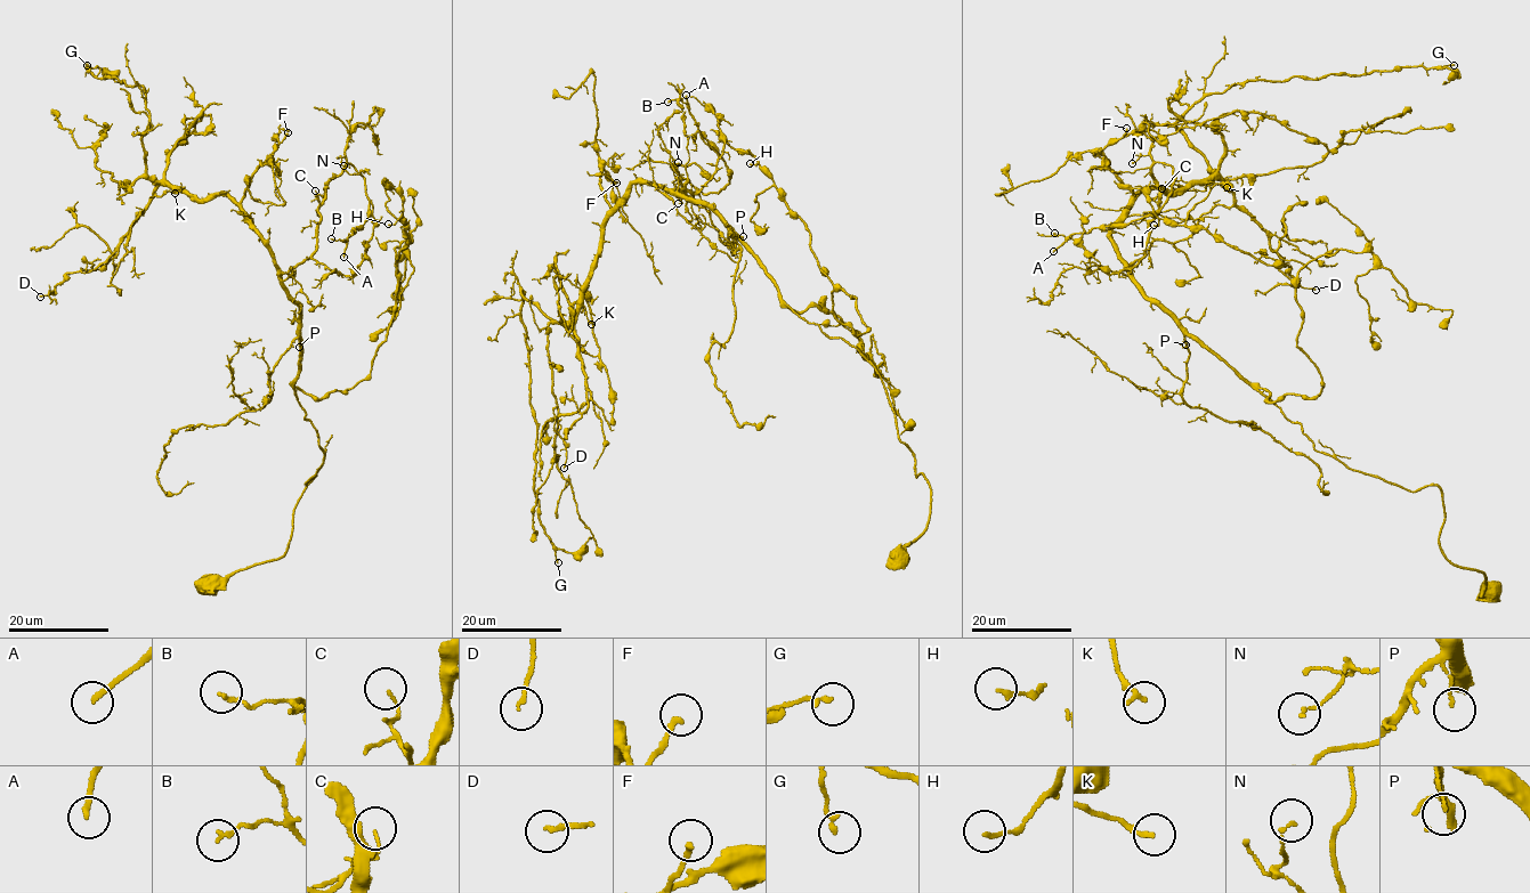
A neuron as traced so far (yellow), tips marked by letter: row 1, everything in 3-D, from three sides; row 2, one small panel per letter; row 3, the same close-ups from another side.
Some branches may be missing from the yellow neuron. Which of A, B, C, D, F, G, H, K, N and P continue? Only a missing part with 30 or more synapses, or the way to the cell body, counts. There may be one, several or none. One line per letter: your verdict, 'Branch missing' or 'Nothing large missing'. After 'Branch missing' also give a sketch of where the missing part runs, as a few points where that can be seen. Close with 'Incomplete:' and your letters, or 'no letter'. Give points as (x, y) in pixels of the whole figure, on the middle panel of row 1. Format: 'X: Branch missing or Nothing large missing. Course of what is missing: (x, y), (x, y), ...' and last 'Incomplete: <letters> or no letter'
A: Nothing large missing
B: Nothing large missing
C: Nothing large missing
D: Nothing large missing
F: Nothing large missing
G: Nothing large missing
H: Nothing large missing
K: Nothing large missing
N: Nothing large missing
P: Nothing large missing
Incomplete: no letter

